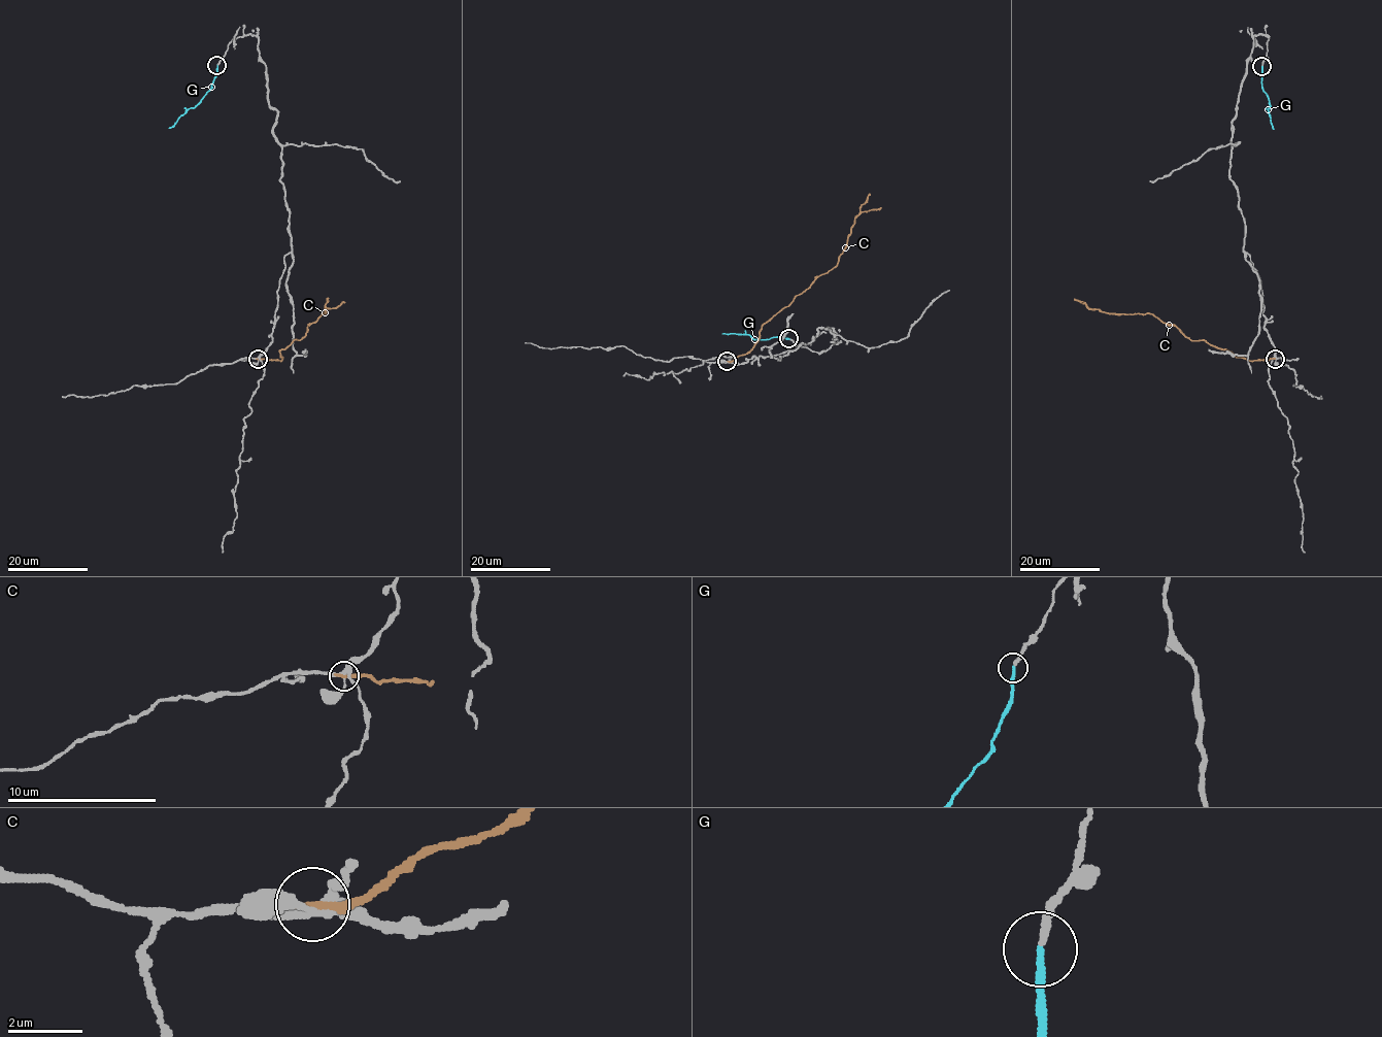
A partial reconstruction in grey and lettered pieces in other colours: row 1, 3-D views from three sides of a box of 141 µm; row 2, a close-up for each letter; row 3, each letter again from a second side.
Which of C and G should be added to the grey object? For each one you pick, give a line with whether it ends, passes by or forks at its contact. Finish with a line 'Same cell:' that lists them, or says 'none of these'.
G: it ends there
Same cell: G

